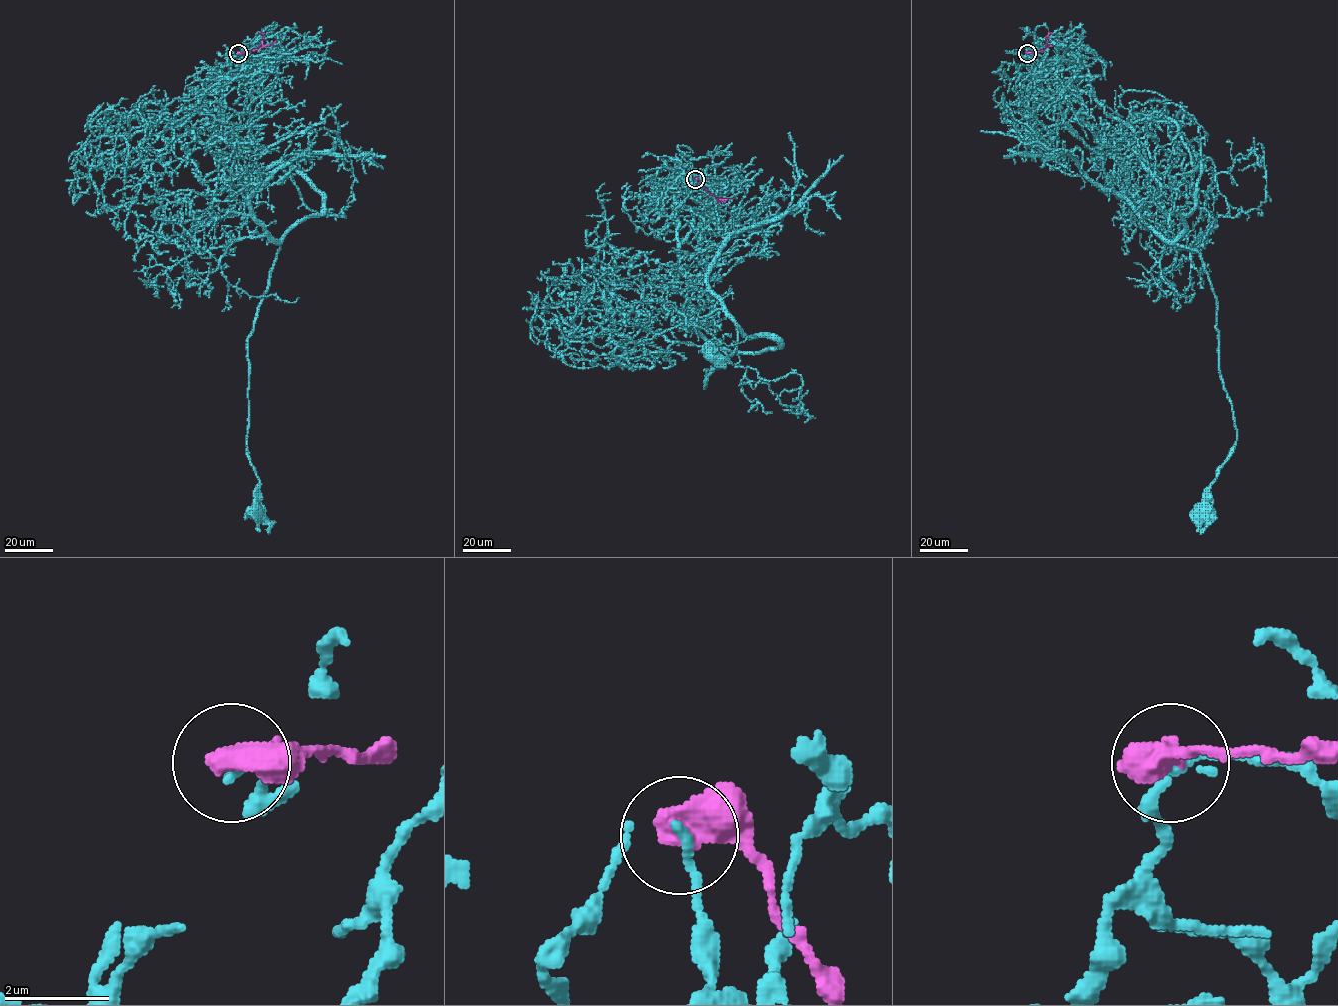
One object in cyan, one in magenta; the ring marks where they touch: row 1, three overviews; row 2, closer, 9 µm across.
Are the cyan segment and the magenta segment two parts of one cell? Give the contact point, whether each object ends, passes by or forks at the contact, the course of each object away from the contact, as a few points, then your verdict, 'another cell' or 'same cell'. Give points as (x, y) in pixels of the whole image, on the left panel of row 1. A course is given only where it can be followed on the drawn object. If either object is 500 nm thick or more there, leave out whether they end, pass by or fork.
at (238, 53); cyan runs (238, 53), (215, 80), (209, 148), (232, 190), (247, 188), (249, 234), (280, 246), (248, 341), (257, 511); magenta runs (238, 53), (261, 47), (263, 36), (259, 32); another cell

